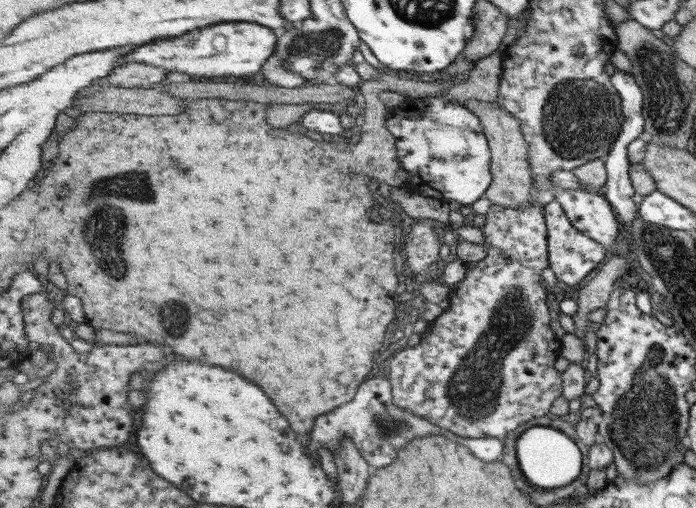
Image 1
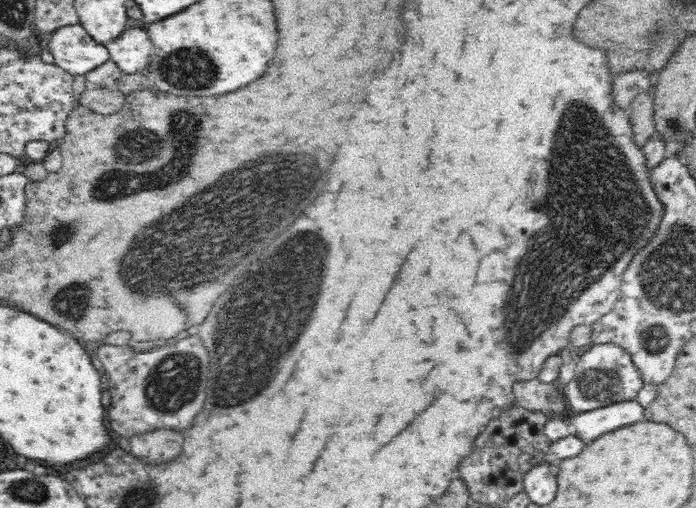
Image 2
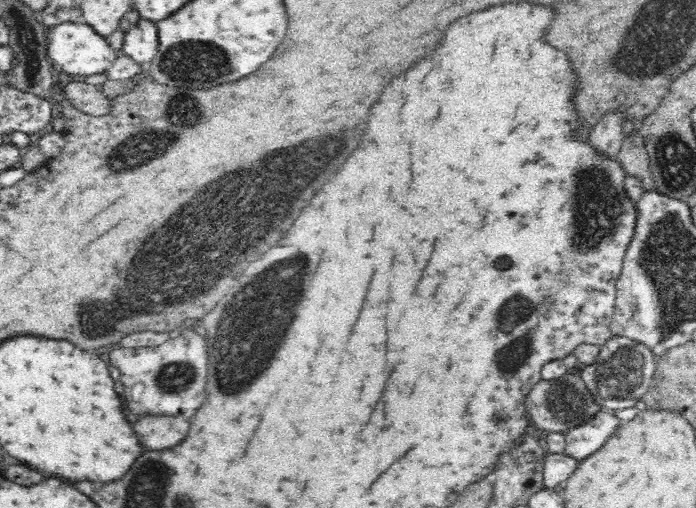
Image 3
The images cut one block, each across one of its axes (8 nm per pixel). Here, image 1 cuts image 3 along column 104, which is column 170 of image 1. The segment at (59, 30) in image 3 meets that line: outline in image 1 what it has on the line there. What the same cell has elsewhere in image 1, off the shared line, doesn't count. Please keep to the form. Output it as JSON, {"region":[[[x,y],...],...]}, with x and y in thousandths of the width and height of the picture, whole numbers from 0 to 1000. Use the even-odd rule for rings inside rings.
{"region":[[[316,43],[297,55],[284,55],[260,71],[221,79],[200,89],[175,126],[200,120],[244,138],[263,142],[280,156],[296,156],[303,150],[325,150],[336,156],[346,150],[375,144],[382,122],[399,94],[399,67],[394,57],[369,45]]]}

